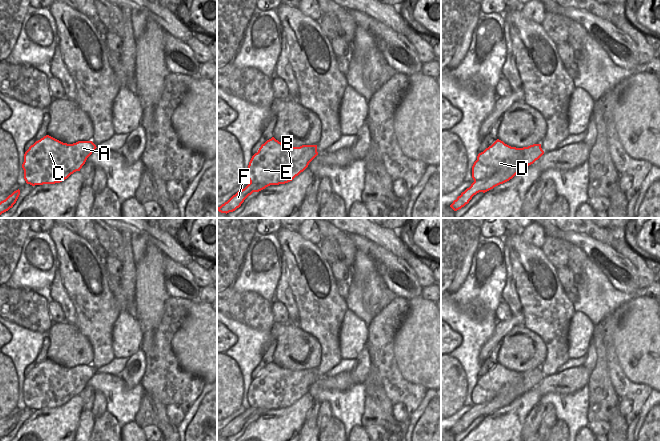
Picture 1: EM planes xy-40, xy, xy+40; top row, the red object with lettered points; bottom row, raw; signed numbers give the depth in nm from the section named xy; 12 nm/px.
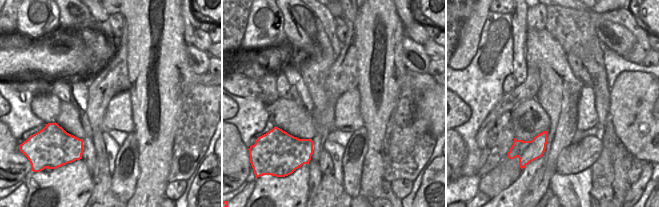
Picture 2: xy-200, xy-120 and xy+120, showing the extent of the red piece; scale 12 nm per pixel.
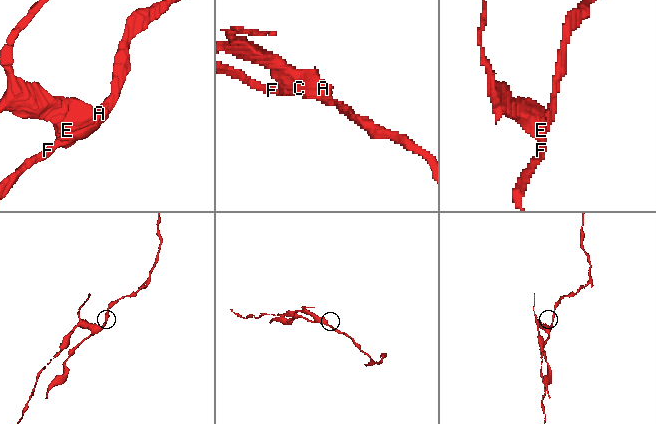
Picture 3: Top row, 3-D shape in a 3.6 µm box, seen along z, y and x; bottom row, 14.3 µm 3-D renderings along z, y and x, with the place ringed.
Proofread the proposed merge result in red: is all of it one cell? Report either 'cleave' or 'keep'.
cleave

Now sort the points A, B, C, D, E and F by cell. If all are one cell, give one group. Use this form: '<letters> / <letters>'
A B C D E / F

